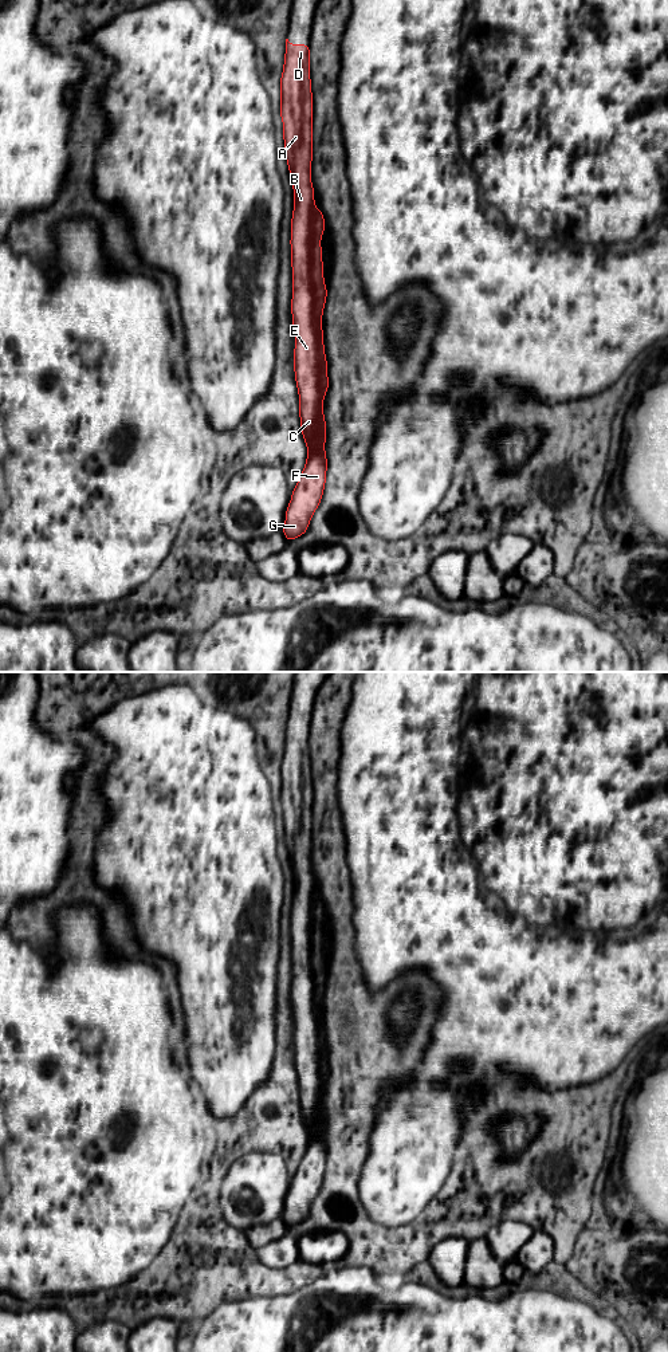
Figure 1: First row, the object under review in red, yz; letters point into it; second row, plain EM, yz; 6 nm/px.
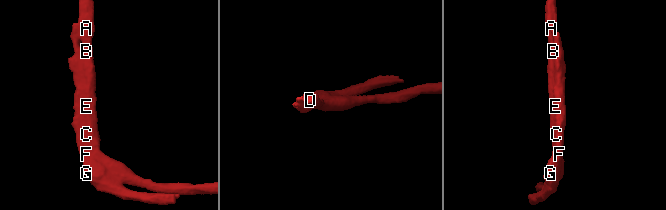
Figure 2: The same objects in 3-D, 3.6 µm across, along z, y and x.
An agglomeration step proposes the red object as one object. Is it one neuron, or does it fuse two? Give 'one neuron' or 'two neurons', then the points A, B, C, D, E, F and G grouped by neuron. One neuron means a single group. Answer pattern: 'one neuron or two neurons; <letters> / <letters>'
two neurons; A B C D E / F G

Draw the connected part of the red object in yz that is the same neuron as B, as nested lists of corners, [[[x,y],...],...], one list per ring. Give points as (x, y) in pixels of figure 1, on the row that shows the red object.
[[[286,39],[286,56],[280,76],[280,118],[286,161],[294,188],[291,217],[291,314],[295,333],[294,372],[299,394],[302,436],[311,449],[321,436],[323,400],[319,388],[321,339],[315,323],[314,294],[310,282],[310,237],[314,188],[313,93],[310,79],[310,44],[291,44]]]

